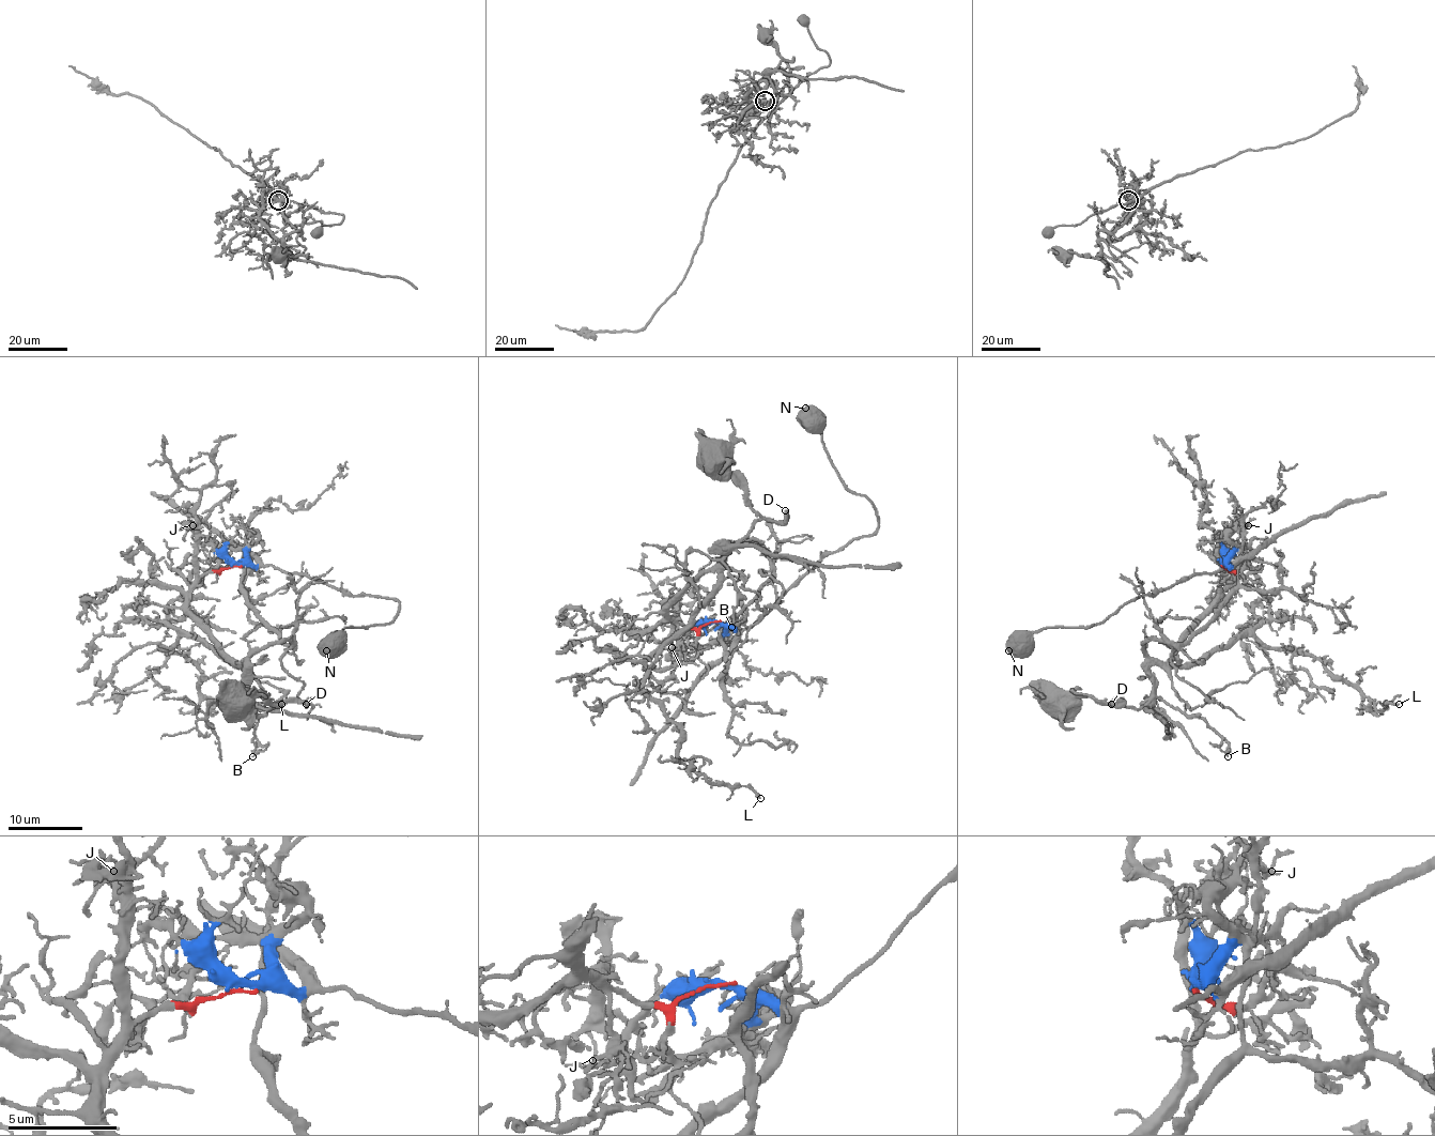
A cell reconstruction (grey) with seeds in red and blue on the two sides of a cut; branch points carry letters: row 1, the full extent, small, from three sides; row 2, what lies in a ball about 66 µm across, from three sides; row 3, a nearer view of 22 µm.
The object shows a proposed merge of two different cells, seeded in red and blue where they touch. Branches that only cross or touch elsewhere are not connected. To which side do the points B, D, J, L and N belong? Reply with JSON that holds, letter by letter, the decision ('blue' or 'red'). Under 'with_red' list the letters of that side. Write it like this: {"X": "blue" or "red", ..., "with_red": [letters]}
{"B": "red", "D": "red", "J": "red", "L": "red", "N": "blue", "with_red": ["B", "D", "J", "L"]}

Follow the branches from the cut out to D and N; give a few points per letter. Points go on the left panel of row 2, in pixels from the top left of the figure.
D: (234, 566), (206, 571), (190, 594), (188, 612), (236, 662), (242, 662), (249, 696), (261, 707), (306, 703)
N: (234, 564), (307, 573), (346, 594), (391, 597), (399, 603), (397, 616), (391, 622), (346, 627), (326, 651)

